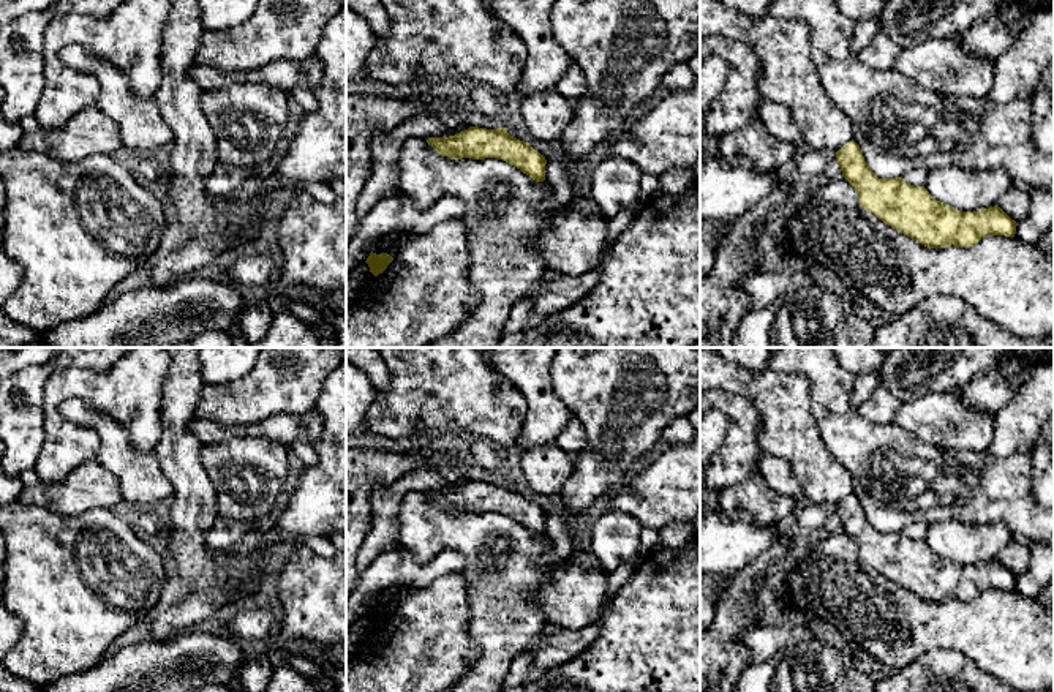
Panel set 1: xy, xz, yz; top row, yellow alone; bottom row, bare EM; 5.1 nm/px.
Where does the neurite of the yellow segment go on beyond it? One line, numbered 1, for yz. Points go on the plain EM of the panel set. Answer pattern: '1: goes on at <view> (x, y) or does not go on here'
1: does not go on here

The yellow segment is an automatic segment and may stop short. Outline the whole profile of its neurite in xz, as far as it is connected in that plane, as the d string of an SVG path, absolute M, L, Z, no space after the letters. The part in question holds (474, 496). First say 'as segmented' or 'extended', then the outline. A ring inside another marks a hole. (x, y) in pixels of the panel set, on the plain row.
as segmented; M469 480L455 490L428 491L427 496L439 509L452 513L498 512L520 523L536 536L545 534L545 510L528 496L510 490L506 482L487 483Z

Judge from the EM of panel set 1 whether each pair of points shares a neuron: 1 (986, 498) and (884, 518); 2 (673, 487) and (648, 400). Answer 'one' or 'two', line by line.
1: one
2: two

